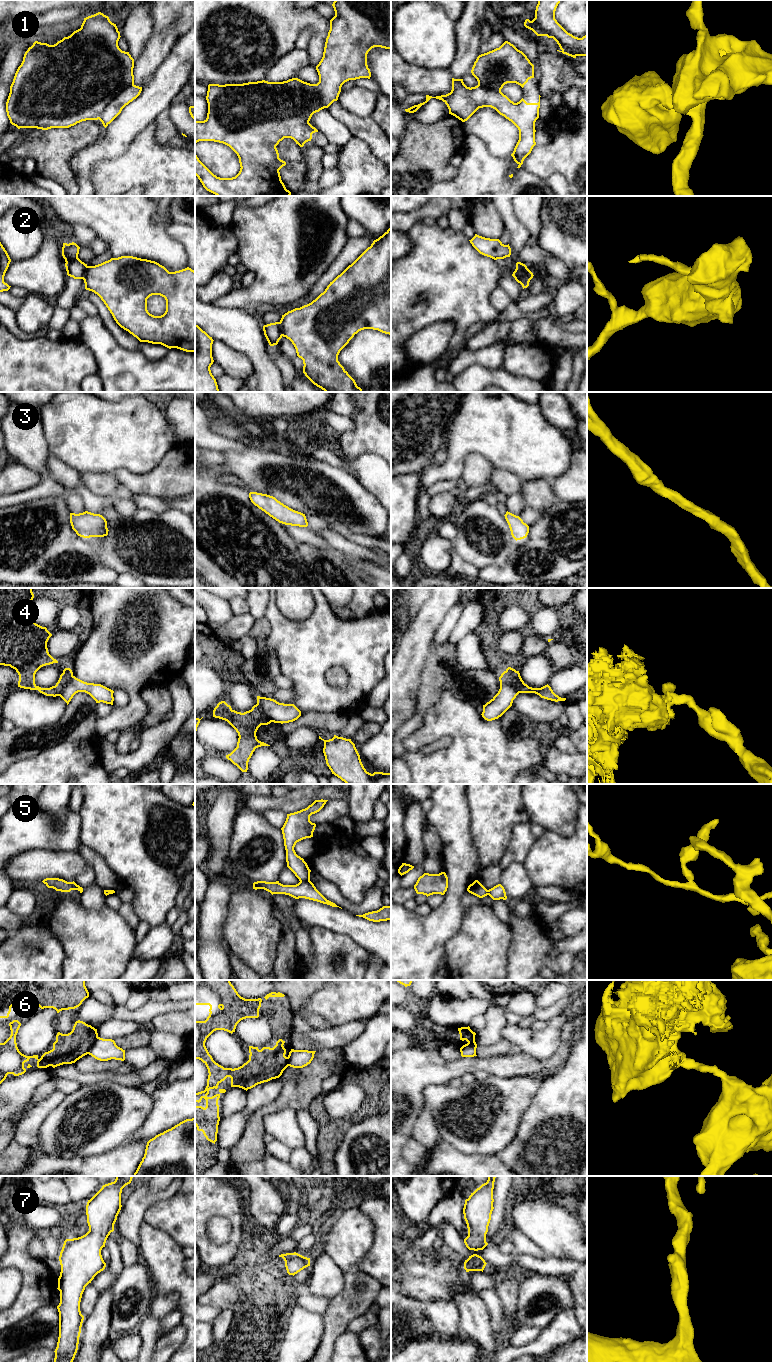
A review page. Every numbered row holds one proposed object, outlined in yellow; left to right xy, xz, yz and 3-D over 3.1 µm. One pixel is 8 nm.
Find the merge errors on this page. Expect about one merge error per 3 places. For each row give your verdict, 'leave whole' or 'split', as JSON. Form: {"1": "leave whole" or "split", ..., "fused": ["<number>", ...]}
{"1": "leave whole", "2": "split", "3": "leave whole", "4": "split", "5": "split", "6": "split", "7": "leave whole", "fused": ["2", "4", "5", "6"]}

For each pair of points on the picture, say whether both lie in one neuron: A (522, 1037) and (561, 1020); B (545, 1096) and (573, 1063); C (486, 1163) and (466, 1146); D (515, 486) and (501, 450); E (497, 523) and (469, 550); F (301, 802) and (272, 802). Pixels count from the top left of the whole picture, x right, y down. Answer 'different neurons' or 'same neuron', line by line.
A: same neuron
B: same neuron
C: different neurons
D: different neurons
E: same neuron
F: same neuron

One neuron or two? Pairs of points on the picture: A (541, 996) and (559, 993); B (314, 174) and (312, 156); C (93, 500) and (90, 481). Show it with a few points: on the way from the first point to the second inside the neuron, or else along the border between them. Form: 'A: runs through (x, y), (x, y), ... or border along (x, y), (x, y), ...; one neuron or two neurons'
A: runs through (545, 996), (555, 993); one neuron
B: runs through (314, 170), (313, 160); one neuron
C: border along (83, 485), (97, 495), (114, 498); two neurons

